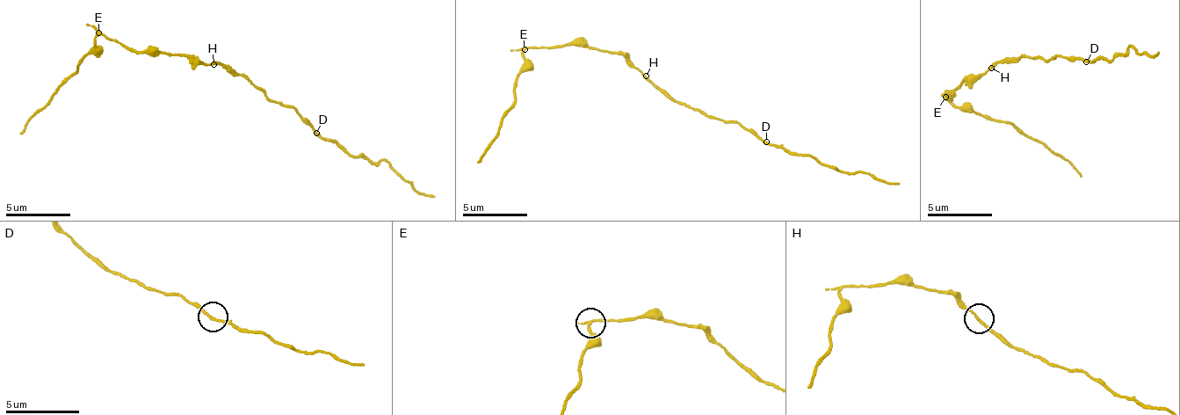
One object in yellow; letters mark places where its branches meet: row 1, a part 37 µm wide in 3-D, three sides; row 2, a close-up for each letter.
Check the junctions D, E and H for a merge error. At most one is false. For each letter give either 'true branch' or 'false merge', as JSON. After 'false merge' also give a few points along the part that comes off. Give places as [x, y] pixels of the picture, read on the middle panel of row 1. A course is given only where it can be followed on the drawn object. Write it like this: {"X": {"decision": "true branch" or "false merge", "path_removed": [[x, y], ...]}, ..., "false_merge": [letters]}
{"D": {"decision": "true branch"}, "E": {"decision": "false merge", "path_removed": [[524, 51], [515, 105], [483, 155], [476, 161]]}, "H": {"decision": "true branch"}, "false_merge": ["E"]}

